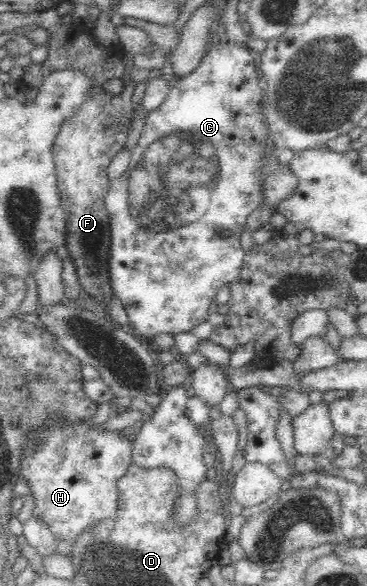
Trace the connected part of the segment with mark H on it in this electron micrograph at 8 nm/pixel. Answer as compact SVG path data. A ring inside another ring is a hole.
M89 420L81 421L71 427L53 427L45 431L41 446L30 446L23 451L21 476L30 485L35 500L33 514L39 514L49 522L59 541L75 541L93 521L111 518L118 504L117 480L125 475L132 460L132 442L120 431L103 431L103 423L92 426Z

